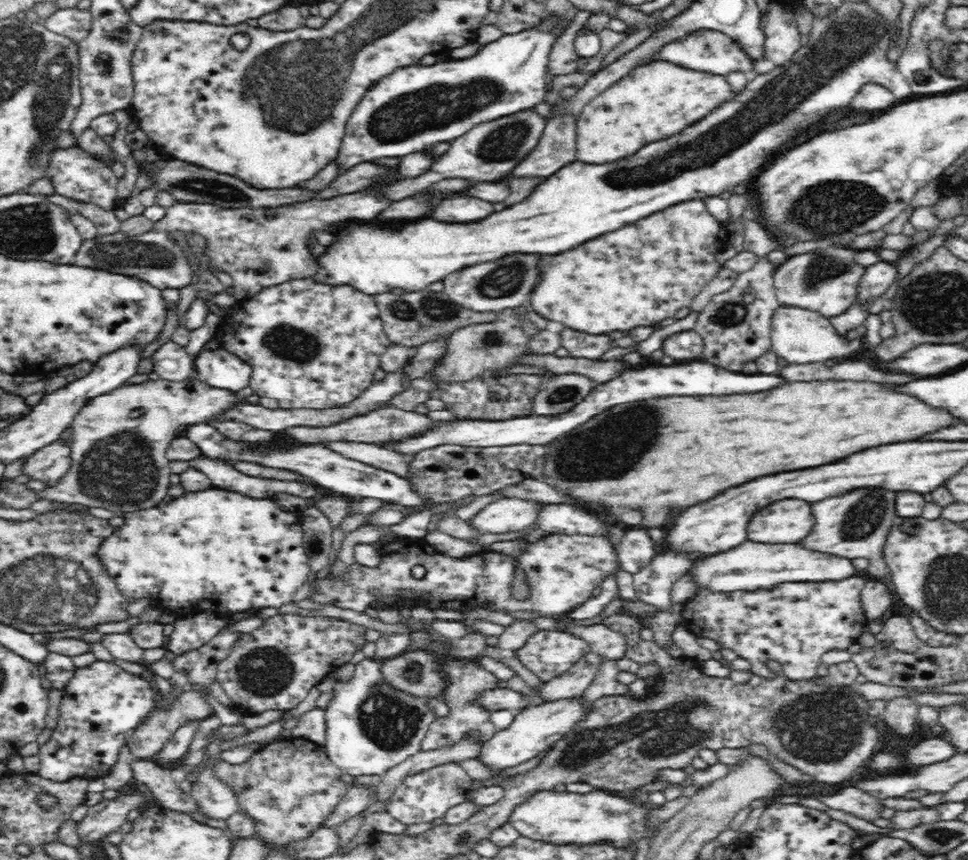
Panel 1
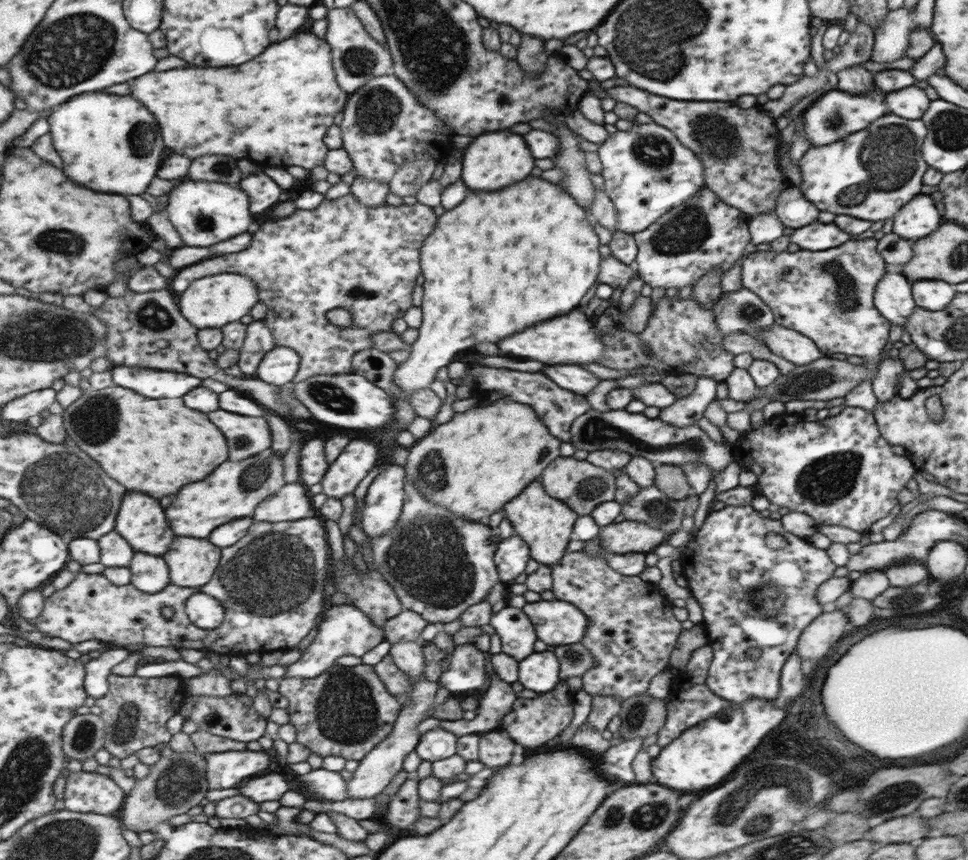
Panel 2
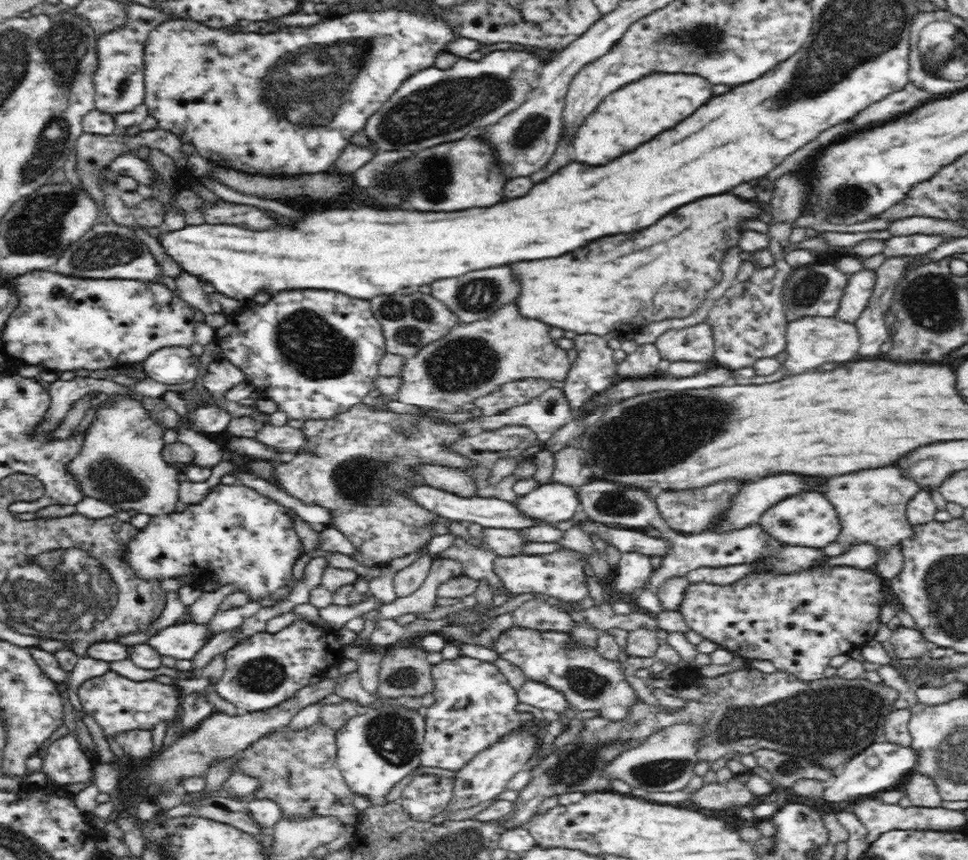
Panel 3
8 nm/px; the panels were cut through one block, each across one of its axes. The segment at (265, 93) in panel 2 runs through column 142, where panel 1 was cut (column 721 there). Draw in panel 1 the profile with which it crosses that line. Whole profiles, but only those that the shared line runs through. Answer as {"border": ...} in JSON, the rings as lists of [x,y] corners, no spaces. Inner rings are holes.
{"border":[[[654,61],[634,68],[625,78],[585,104],[578,116],[576,154],[588,164],[608,164],[632,156],[644,144],[662,140],[672,132],[680,132],[688,124],[700,120],[720,100],[728,100],[728,82],[724,76],[708,76],[706,72],[688,72],[676,65]]]}

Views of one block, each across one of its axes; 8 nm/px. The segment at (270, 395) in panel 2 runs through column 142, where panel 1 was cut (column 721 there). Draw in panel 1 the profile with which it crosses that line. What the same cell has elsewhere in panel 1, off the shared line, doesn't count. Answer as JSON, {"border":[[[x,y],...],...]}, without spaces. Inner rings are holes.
{"border":[[[766,256],[760,260],[761,264],[756,264],[754,268],[740,273],[731,289],[710,297],[704,309],[697,313],[694,330],[700,333],[704,339],[702,359],[732,372],[741,372],[748,362],[755,362],[759,356],[772,351],[770,333],[773,322],[772,316],[781,307],[774,288],[773,278],[776,265]]]}

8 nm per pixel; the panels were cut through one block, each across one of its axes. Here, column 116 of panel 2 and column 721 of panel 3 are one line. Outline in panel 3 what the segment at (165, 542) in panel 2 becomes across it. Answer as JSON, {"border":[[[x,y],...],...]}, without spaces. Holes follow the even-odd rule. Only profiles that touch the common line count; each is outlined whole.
{"border":[[[772,476],[762,478],[760,482],[748,484],[744,492],[735,498],[732,508],[724,514],[720,520],[720,528],[716,532],[724,532],[728,529],[744,528],[750,524],[758,523],[760,515],[772,504],[784,500],[784,496],[796,494],[800,490],[806,490],[798,476]]]}

